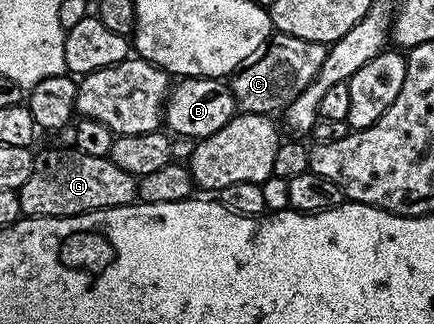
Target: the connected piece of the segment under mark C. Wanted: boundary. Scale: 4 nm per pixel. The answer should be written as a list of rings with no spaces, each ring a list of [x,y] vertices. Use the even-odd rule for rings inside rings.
[[[273,32],[268,42],[262,47],[258,47],[258,51],[246,55],[244,62],[230,74],[230,84],[237,110],[241,113],[279,114],[287,109],[290,103],[294,103],[294,99],[298,99],[298,95],[302,95],[302,91],[306,91],[306,87],[310,87],[310,83],[318,75],[318,71],[322,71],[322,63],[326,63],[327,54],[328,45],[323,41],[307,41],[298,39],[294,35]]]

